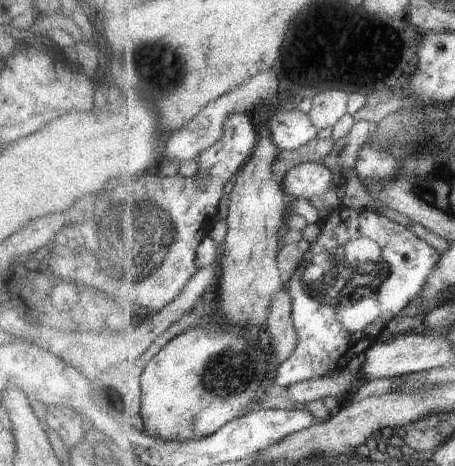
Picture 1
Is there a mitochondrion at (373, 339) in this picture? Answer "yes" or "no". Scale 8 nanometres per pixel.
no

